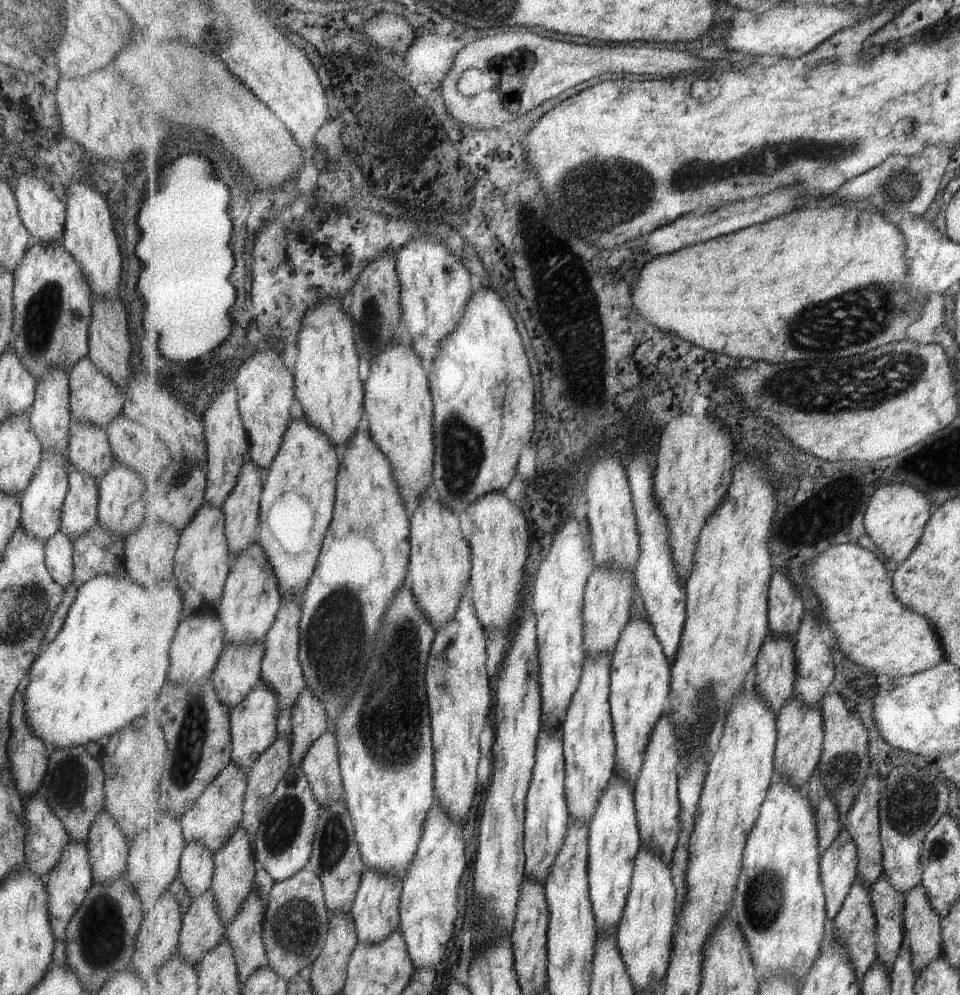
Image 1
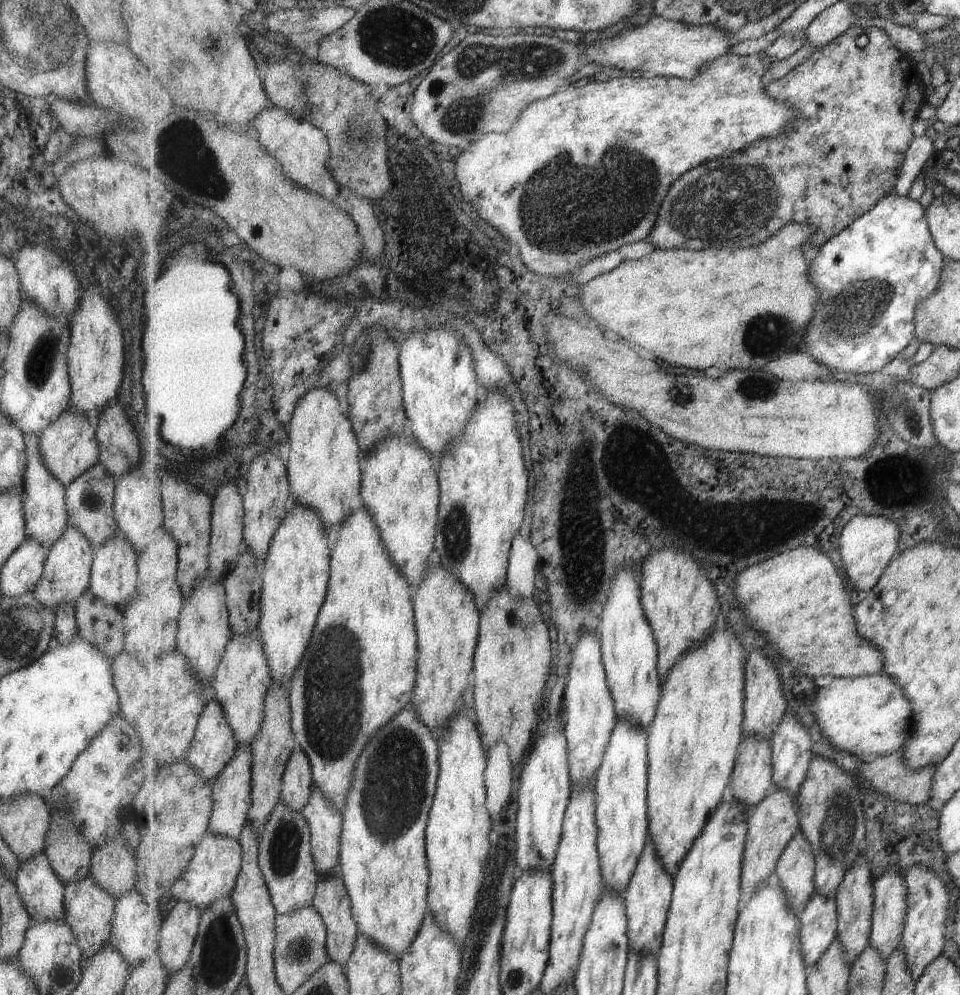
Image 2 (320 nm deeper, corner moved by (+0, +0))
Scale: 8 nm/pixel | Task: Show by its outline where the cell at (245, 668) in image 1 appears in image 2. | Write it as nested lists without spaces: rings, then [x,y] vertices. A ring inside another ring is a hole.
[[[217,700],[206,706],[190,746],[187,761],[202,779],[213,783],[231,762],[238,744]]]

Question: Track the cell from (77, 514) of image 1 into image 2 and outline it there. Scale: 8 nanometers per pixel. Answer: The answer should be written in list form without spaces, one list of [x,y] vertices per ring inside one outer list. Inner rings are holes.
[[[66,525],[64,533],[54,542],[46,554],[42,564],[42,573],[32,590],[33,598],[53,612],[61,603],[74,602],[81,593],[88,588],[90,577],[90,566],[94,552],[89,541],[77,529]]]

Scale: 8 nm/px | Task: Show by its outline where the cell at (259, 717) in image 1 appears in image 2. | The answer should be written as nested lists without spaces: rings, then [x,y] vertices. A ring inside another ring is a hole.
[[[239,745],[231,762],[225,767],[225,770],[222,770],[220,777],[214,782],[211,833],[240,840],[243,829],[248,824],[248,814],[252,809],[253,757],[251,745]]]

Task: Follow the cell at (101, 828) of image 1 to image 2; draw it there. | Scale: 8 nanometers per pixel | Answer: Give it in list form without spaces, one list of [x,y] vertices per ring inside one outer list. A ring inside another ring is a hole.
[[[91,876],[67,883],[64,886],[64,916],[62,919],[75,935],[82,961],[92,957],[107,944],[110,937],[110,920],[114,902],[114,898],[108,892],[105,892],[105,889],[100,887]]]

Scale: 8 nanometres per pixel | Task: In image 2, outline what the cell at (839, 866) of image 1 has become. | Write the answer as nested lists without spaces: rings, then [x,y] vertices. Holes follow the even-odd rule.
[[[815,892],[799,914],[801,950],[808,968],[815,966],[828,952],[839,934],[839,914],[836,897]]]

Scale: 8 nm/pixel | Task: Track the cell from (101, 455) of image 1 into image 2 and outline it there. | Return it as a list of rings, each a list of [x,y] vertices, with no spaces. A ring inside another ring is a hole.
[[[97,462],[64,486],[66,524],[83,534],[93,549],[117,532],[112,505],[114,481],[112,474]]]

